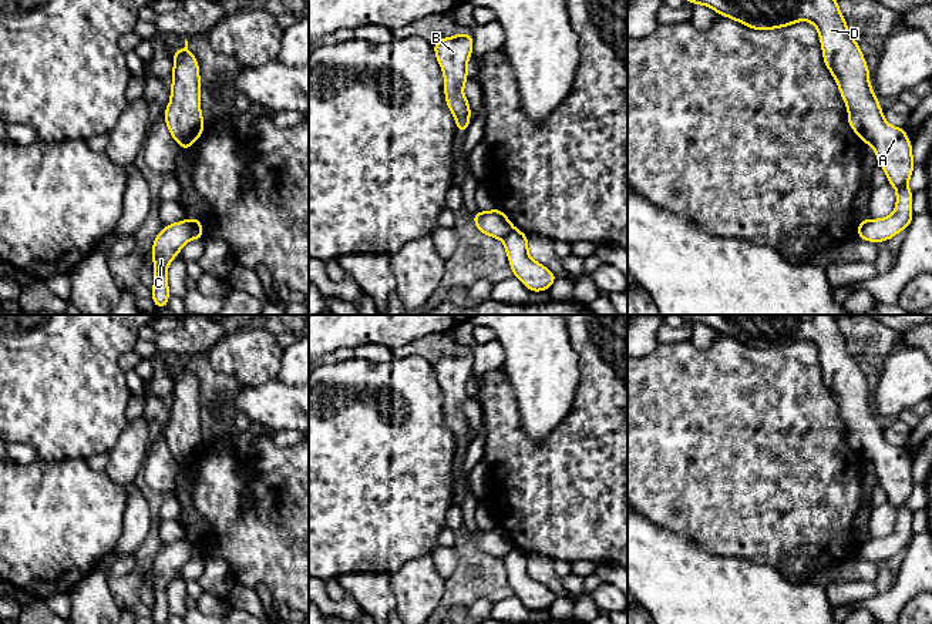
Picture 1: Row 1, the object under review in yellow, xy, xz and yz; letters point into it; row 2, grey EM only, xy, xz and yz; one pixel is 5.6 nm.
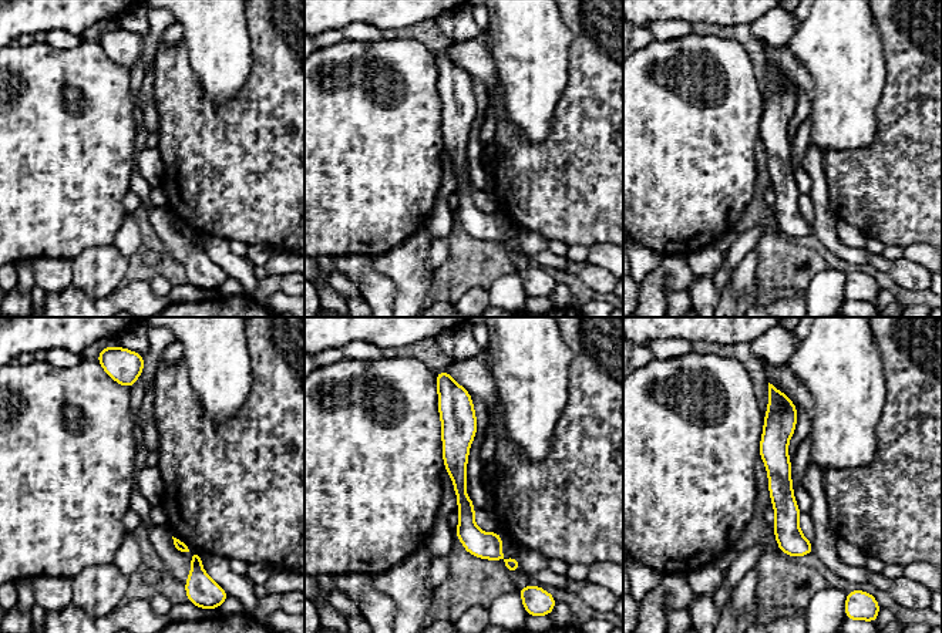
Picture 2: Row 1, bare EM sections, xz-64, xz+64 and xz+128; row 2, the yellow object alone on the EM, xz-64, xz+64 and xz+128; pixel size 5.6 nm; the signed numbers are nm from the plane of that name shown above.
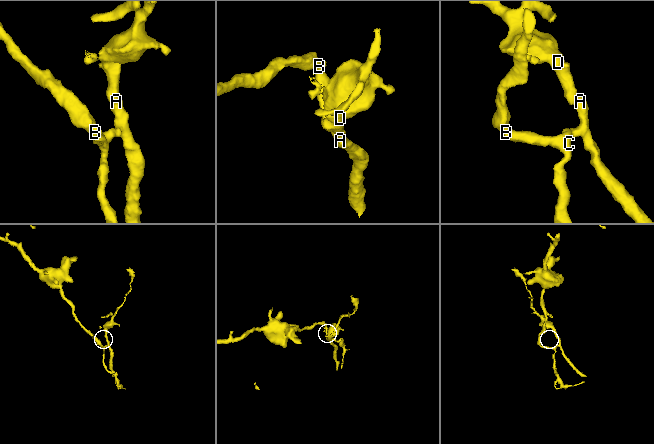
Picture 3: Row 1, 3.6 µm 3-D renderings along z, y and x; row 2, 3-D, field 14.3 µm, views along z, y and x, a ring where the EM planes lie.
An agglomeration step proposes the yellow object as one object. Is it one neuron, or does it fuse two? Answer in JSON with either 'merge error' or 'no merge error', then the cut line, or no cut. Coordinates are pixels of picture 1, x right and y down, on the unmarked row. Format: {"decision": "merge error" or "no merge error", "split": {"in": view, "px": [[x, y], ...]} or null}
{"decision": "merge error", "split": {"in": "xy", "px": [[191, 539], [192, 557]]}}

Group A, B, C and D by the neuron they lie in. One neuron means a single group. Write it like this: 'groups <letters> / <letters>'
groups A D / B C

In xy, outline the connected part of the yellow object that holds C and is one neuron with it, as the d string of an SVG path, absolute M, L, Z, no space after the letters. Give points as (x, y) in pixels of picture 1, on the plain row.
M192 539L165 544L157 554L149 571L154 577L155 601L151 607L151 615L155 624L168 623L171 614L166 587L189 558L192 558Z

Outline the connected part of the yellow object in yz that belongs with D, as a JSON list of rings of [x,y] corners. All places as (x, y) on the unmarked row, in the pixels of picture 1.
[[[682,315],[684,321],[703,323],[720,335],[730,336],[754,349],[773,349],[793,345],[797,340],[807,339],[812,342],[820,355],[824,383],[834,395],[840,406],[842,419],[848,427],[848,444],[864,463],[875,469],[878,483],[885,489],[888,501],[896,509],[895,530],[881,539],[861,539],[859,557],[877,563],[894,557],[899,550],[909,547],[914,531],[914,511],[906,506],[912,496],[915,482],[912,479],[912,462],[902,446],[892,446],[884,439],[874,409],[869,405],[869,389],[861,372],[859,363],[847,348],[847,340],[832,315]]]

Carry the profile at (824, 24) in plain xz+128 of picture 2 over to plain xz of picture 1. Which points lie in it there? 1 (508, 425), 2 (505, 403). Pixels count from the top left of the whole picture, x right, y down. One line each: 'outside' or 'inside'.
1: outside
2: outside

